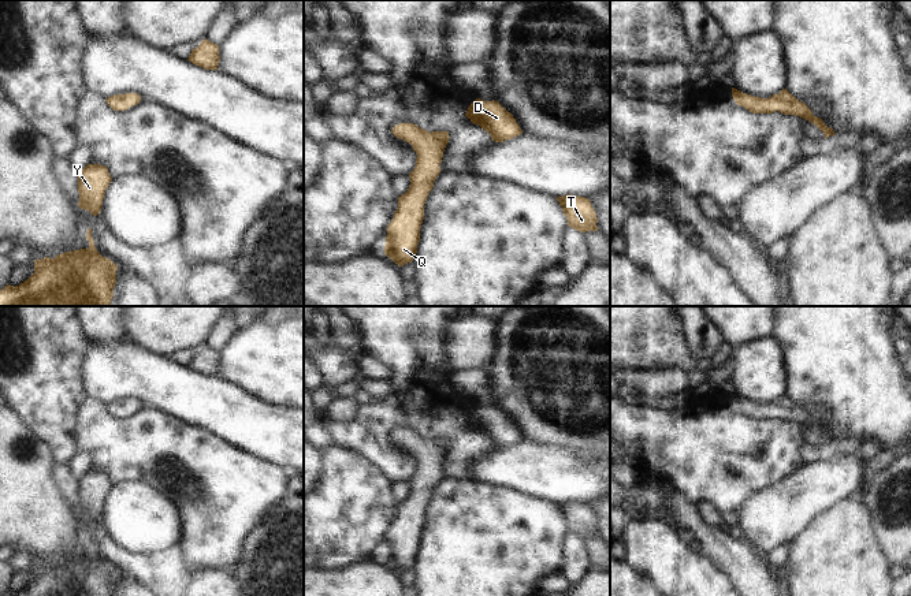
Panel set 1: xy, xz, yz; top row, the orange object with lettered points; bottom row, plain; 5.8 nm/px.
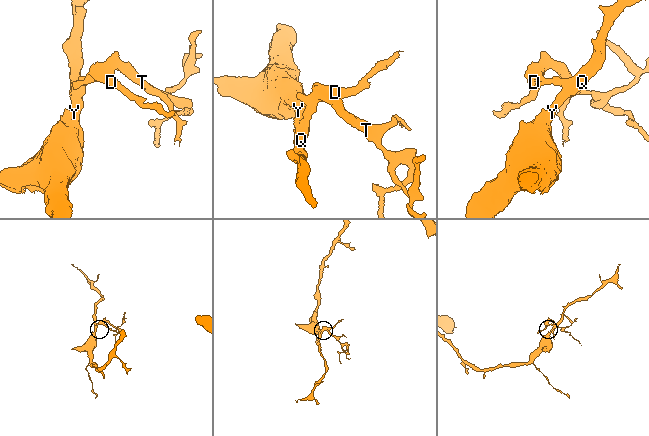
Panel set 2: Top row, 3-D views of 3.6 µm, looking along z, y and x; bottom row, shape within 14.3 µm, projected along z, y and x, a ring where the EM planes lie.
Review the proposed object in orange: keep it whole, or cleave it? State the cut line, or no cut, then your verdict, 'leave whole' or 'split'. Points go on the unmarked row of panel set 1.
no cut | leave whole

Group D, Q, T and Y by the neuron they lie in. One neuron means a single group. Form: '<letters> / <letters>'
D Q T Y

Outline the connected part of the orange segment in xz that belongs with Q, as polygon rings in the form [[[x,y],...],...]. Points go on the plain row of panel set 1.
[[[399,429],[391,439],[413,452],[417,461],[416,473],[409,480],[410,492],[398,503],[398,515],[387,532],[384,560],[398,573],[412,569],[420,547],[424,525],[424,510],[440,480],[445,454],[449,448],[447,437],[427,437],[413,429]]]

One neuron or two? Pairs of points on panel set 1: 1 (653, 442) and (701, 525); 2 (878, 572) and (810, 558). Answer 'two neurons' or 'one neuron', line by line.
1: two neurons
2: one neuron

